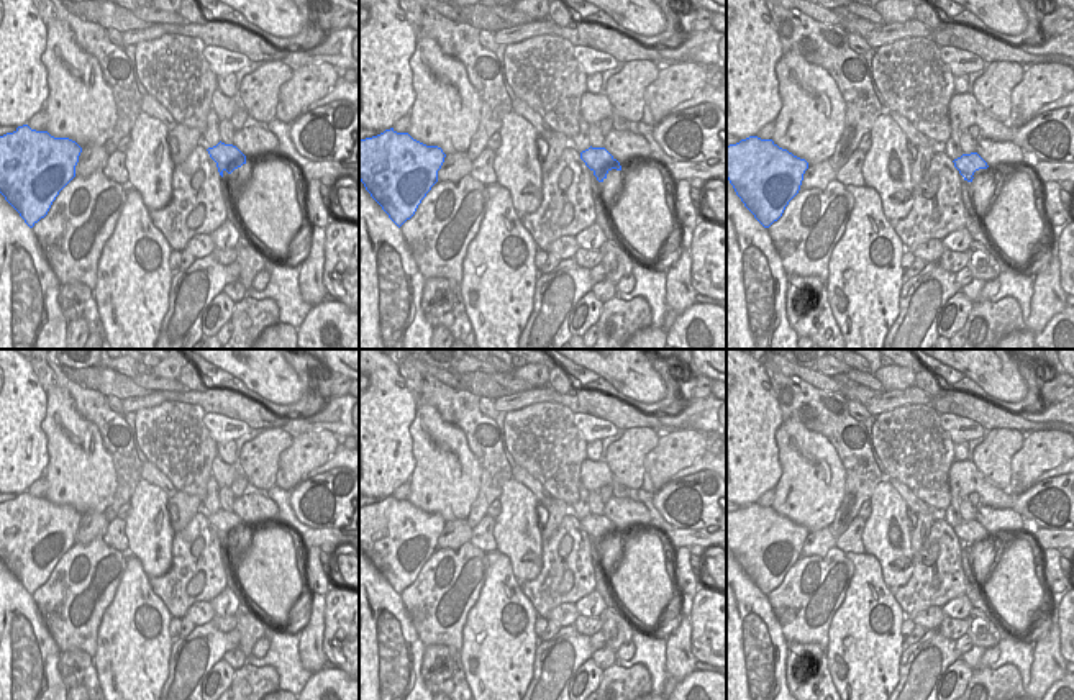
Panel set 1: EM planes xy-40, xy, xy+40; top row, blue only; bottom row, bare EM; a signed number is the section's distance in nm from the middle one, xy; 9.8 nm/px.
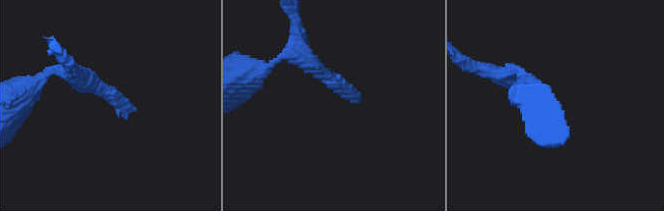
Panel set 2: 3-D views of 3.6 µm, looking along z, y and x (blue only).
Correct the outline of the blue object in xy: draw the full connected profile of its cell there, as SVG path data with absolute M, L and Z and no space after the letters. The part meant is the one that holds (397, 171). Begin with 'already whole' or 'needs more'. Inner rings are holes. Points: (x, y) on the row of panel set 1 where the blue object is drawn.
already whole; M394 128L359 141L359 180L400 228L438 182L446 154Z

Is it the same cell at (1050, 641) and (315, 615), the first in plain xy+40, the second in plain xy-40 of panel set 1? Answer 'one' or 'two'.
one

